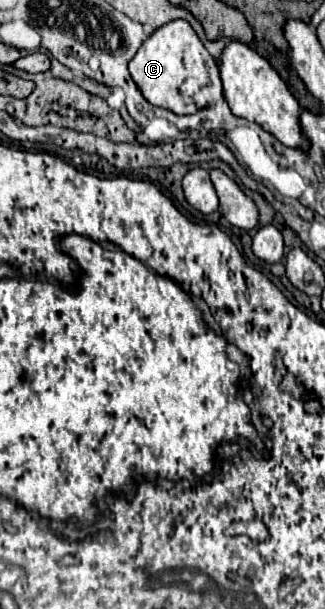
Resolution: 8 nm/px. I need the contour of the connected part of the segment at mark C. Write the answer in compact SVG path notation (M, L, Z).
M172 20L160 26L152 36L148 36L130 62L130 76L136 82L142 96L146 96L146 100L152 106L172 110L174 114L196 114L198 110L210 108L216 100L222 98L222 80L218 74L218 62L208 54L208 50L204 48L204 44L200 42L200 38L186 20Z

